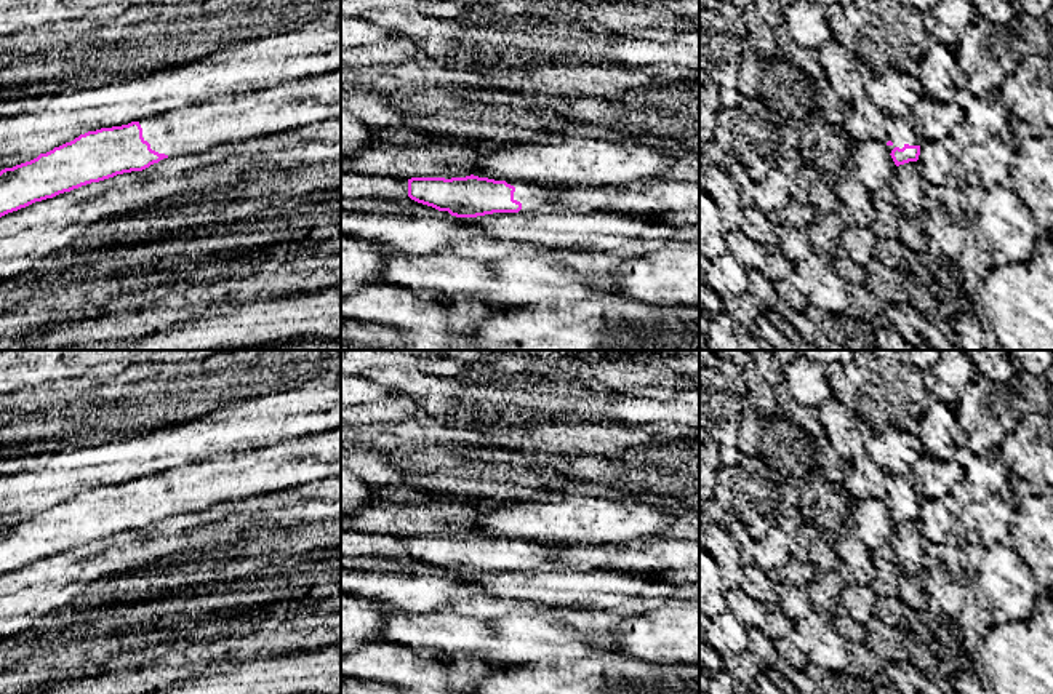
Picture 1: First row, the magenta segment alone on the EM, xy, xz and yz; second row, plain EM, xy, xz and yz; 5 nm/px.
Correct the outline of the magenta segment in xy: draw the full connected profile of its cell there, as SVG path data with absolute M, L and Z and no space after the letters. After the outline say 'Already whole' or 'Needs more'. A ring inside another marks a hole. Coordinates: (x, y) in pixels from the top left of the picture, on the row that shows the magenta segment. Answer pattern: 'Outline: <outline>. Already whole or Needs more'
Outline: M341 70L88 131L30 162L2 170L0 217L91 182L142 171L168 157L336 117L341 117Z. Needs more

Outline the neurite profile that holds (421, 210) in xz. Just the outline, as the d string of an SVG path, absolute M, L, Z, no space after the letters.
M341 171L341 198L397 200L411 208L418 216L437 217L438 209L418 203L408 197L408 179L365 176Z

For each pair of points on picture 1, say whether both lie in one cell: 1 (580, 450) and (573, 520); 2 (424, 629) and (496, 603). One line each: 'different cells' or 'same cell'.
1: different cells
2: different cells

